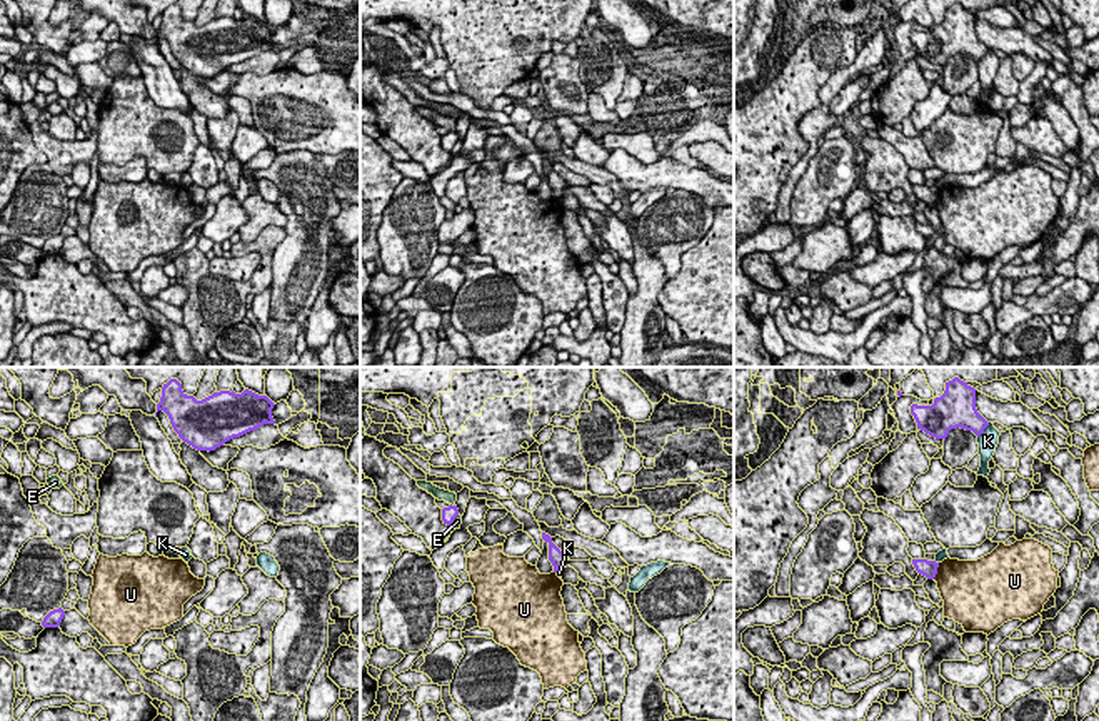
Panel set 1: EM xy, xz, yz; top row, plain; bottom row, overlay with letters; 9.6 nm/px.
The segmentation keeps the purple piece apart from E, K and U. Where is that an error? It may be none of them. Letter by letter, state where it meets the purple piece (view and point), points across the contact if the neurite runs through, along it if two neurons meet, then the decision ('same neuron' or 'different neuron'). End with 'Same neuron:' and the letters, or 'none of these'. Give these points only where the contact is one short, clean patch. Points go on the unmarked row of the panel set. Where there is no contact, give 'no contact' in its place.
E: meets purple in xz at (451, 131); different neuron
K: meets purple in yz at (983, 57); different neuron
U: meets purple in yz at (936, 197); border along yz (939, 189), (938, 199), (933, 204); different neuron
Same neuron: none of these

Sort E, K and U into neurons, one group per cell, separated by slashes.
E / K / U

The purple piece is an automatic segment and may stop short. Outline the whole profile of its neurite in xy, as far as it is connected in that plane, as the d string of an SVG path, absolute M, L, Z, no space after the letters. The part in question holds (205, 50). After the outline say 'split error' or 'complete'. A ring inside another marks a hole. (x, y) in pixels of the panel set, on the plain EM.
M177 5L162 13L157 38L163 37L178 63L197 77L215 77L263 50L275 50L273 28L248 15L242 20L220 17L197 27L182 17Z | complete

